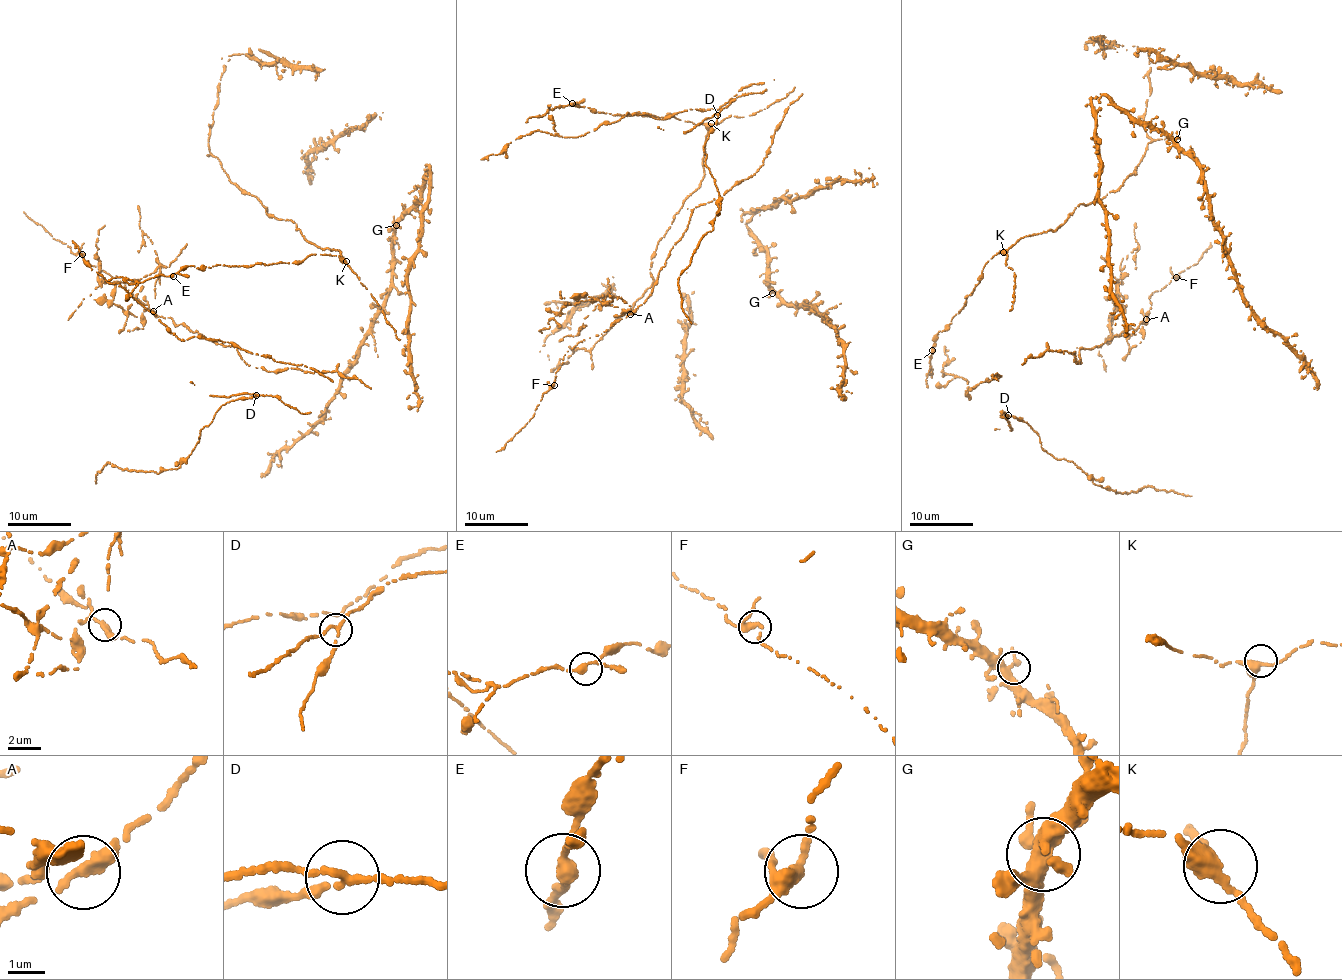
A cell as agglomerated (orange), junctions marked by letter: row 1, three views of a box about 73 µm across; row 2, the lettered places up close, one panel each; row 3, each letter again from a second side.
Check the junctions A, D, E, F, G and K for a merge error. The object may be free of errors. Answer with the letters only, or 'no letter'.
A

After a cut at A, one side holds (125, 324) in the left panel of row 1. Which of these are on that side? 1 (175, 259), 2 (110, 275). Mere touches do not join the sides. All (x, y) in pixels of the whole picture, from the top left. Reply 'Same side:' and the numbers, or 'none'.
Same side: 1

